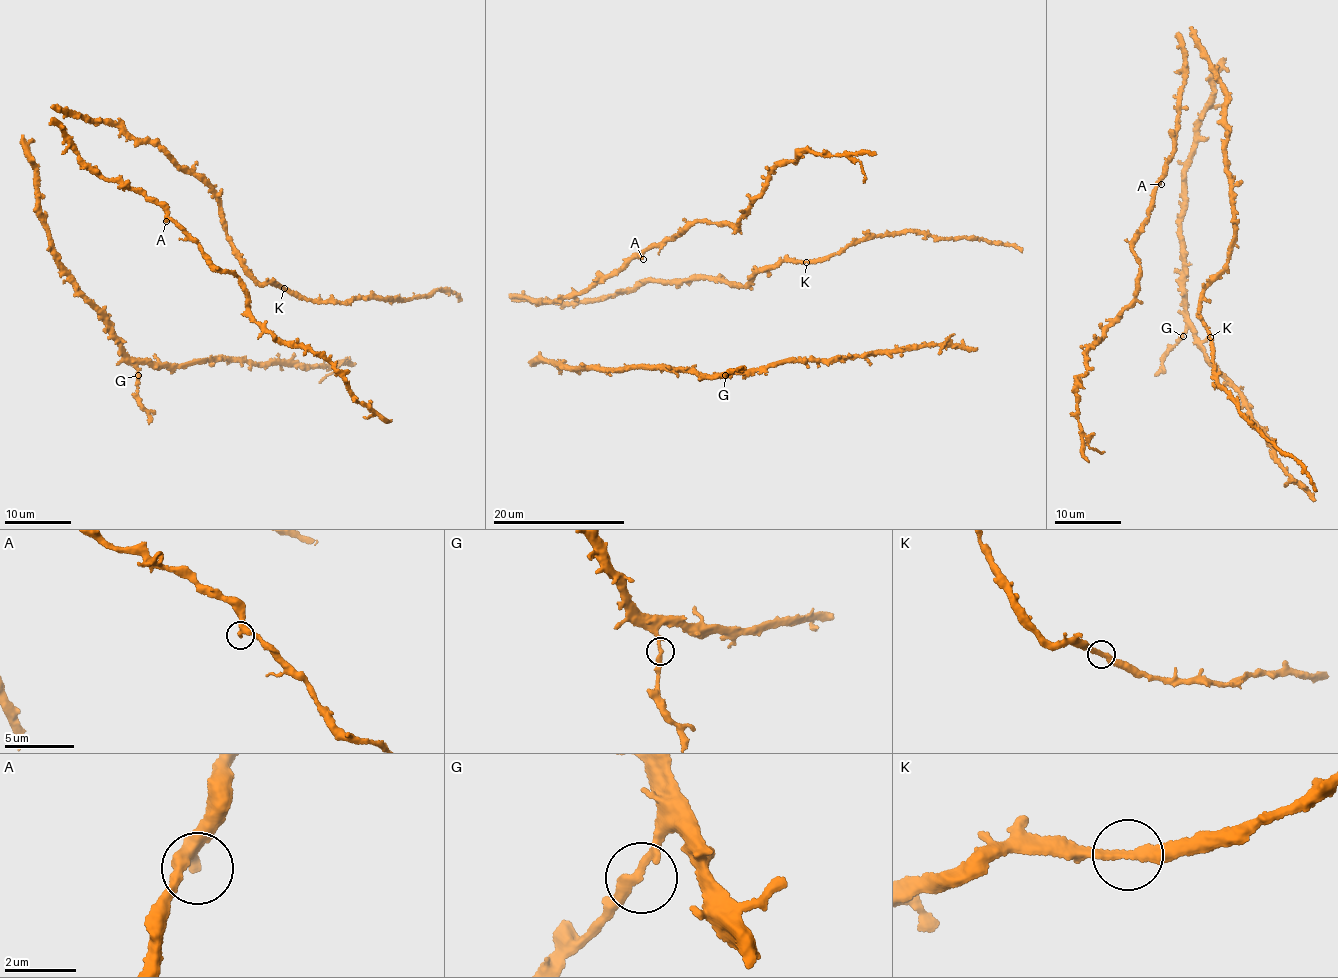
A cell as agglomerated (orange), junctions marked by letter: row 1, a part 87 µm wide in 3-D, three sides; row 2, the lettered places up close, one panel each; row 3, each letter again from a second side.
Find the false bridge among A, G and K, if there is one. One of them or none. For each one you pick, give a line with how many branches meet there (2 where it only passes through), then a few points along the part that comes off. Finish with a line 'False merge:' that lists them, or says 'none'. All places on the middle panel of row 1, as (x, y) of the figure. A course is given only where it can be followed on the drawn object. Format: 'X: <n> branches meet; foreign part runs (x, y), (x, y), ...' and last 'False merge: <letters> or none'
False merge: none

